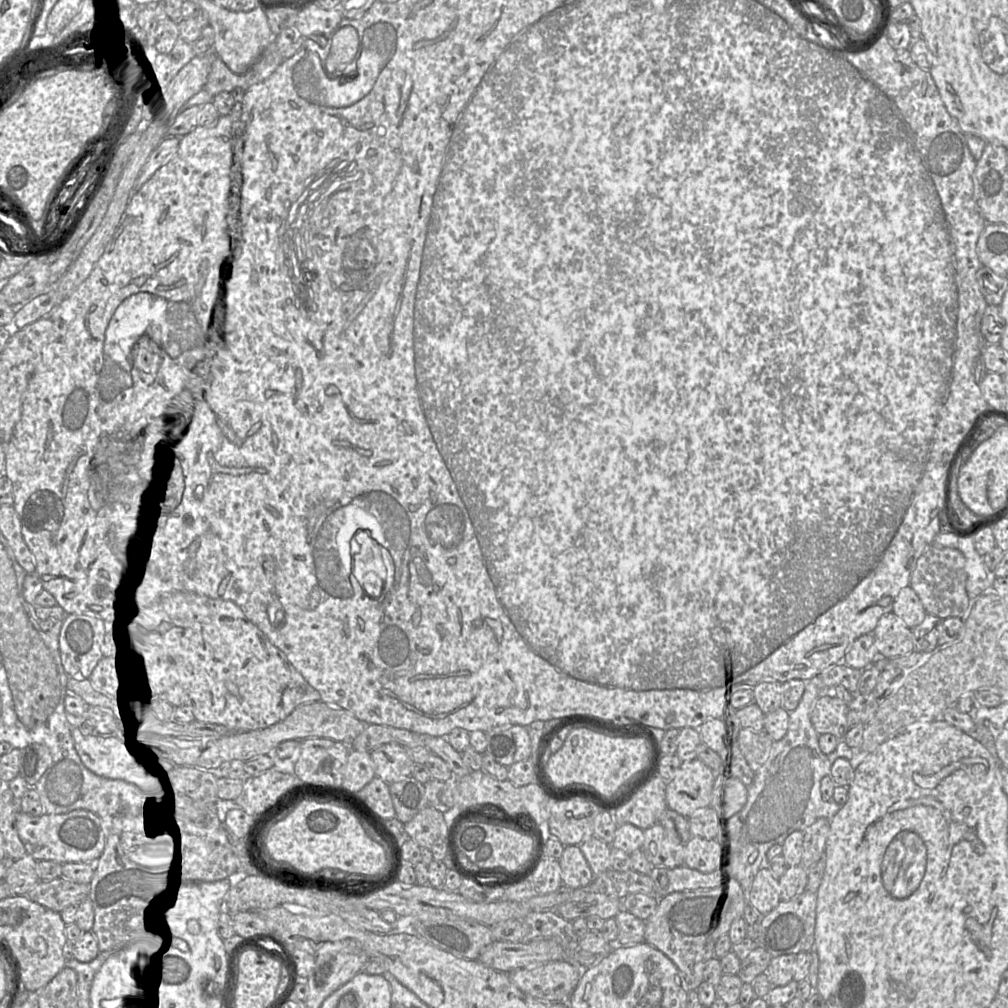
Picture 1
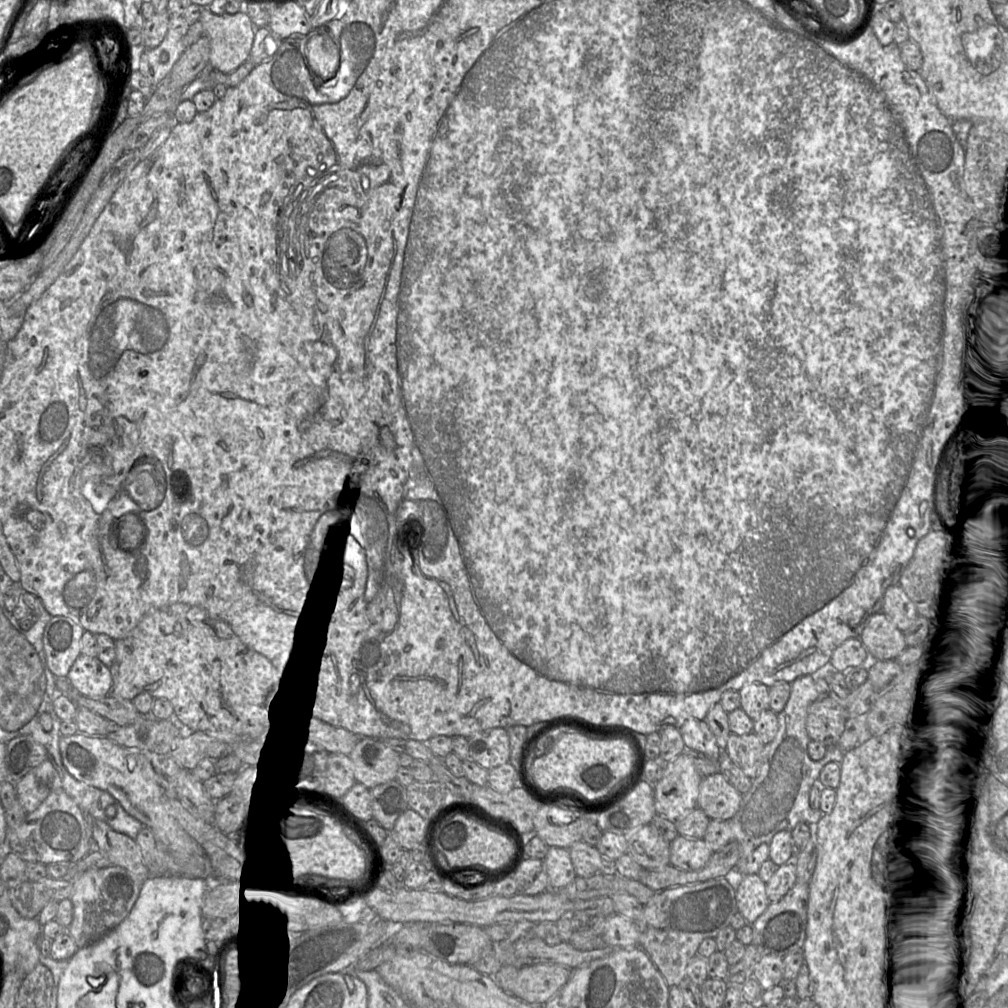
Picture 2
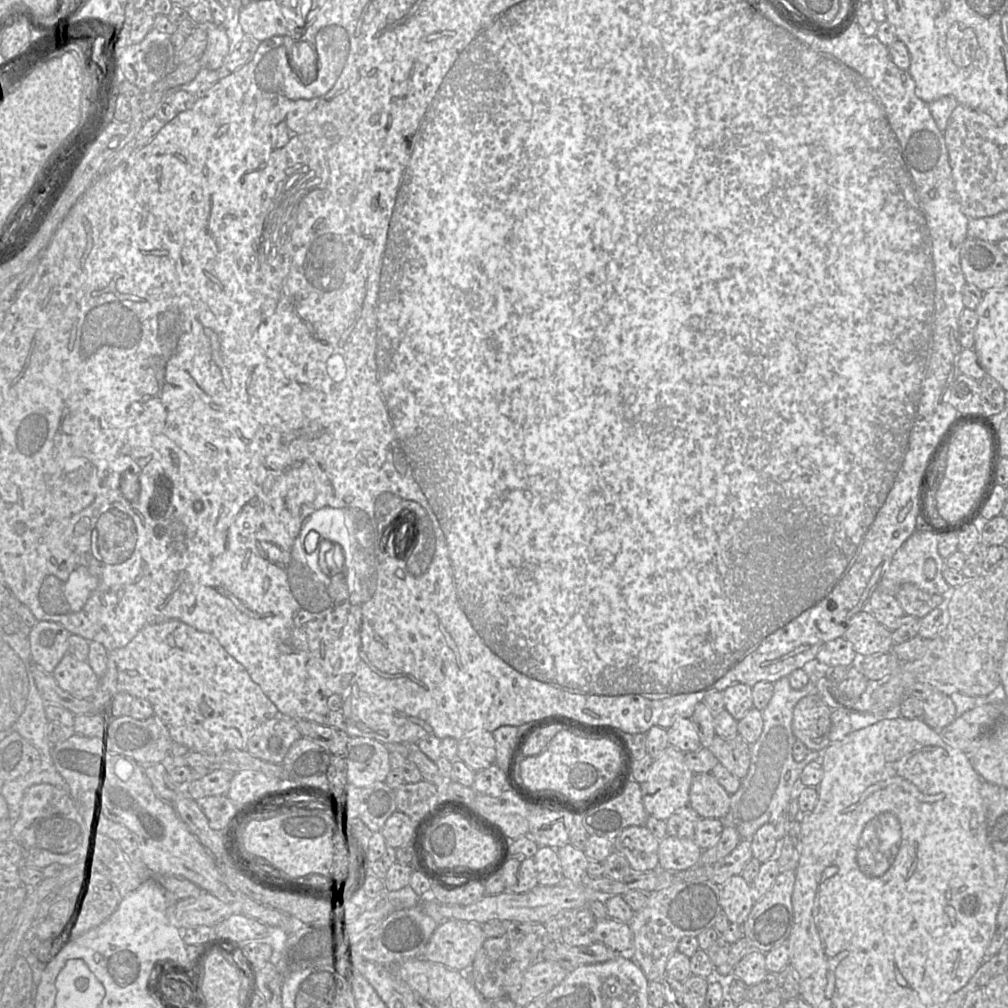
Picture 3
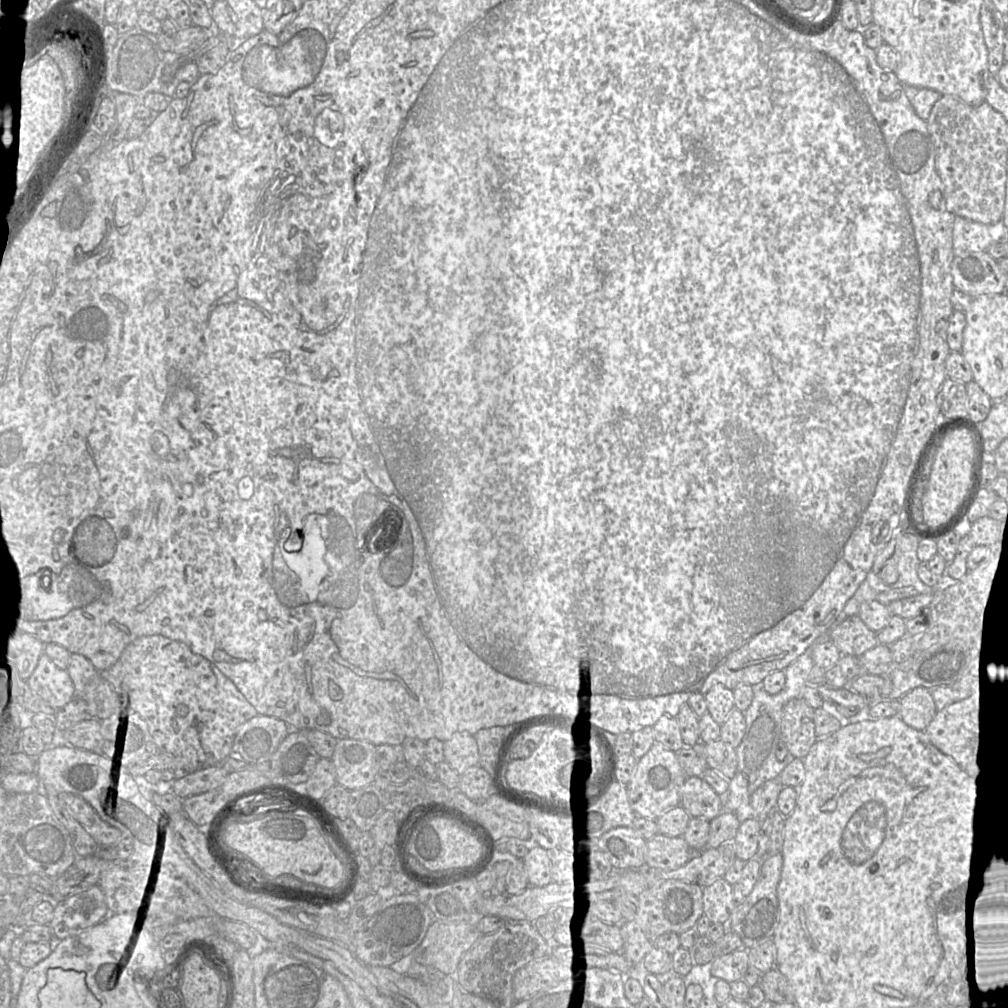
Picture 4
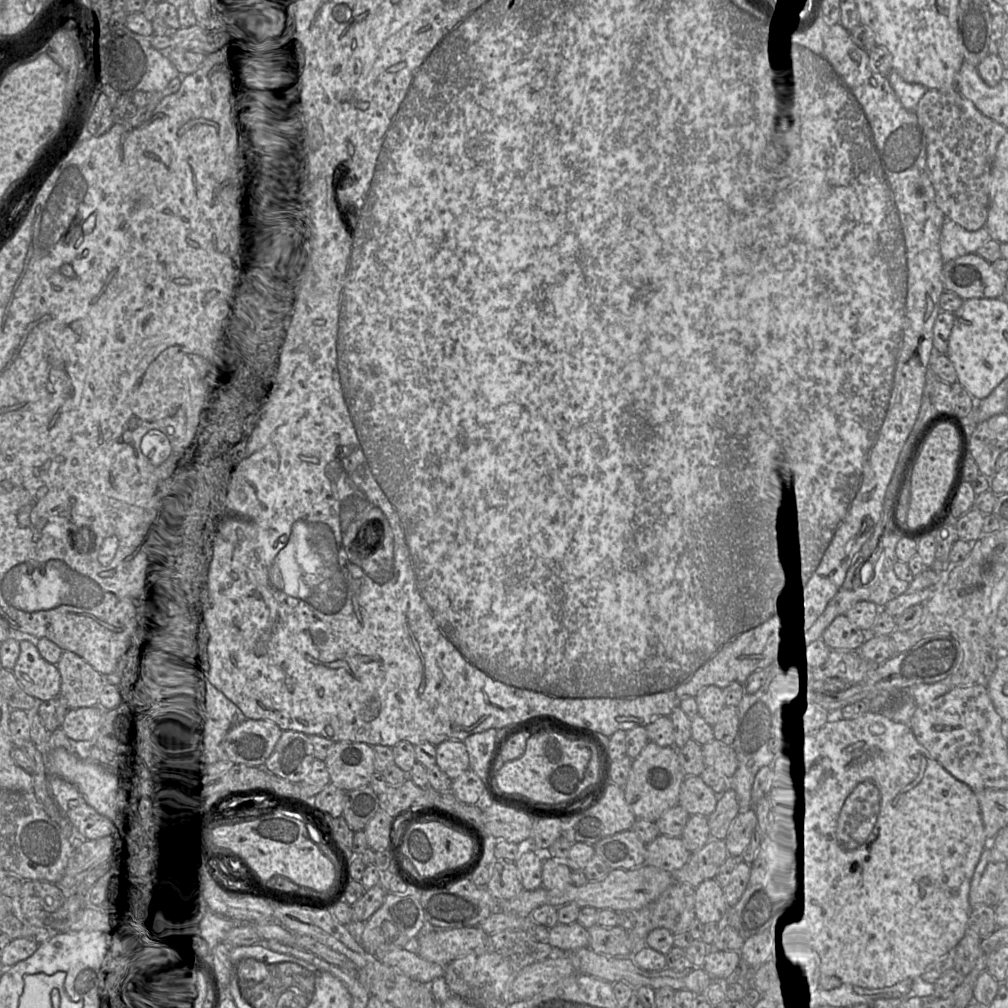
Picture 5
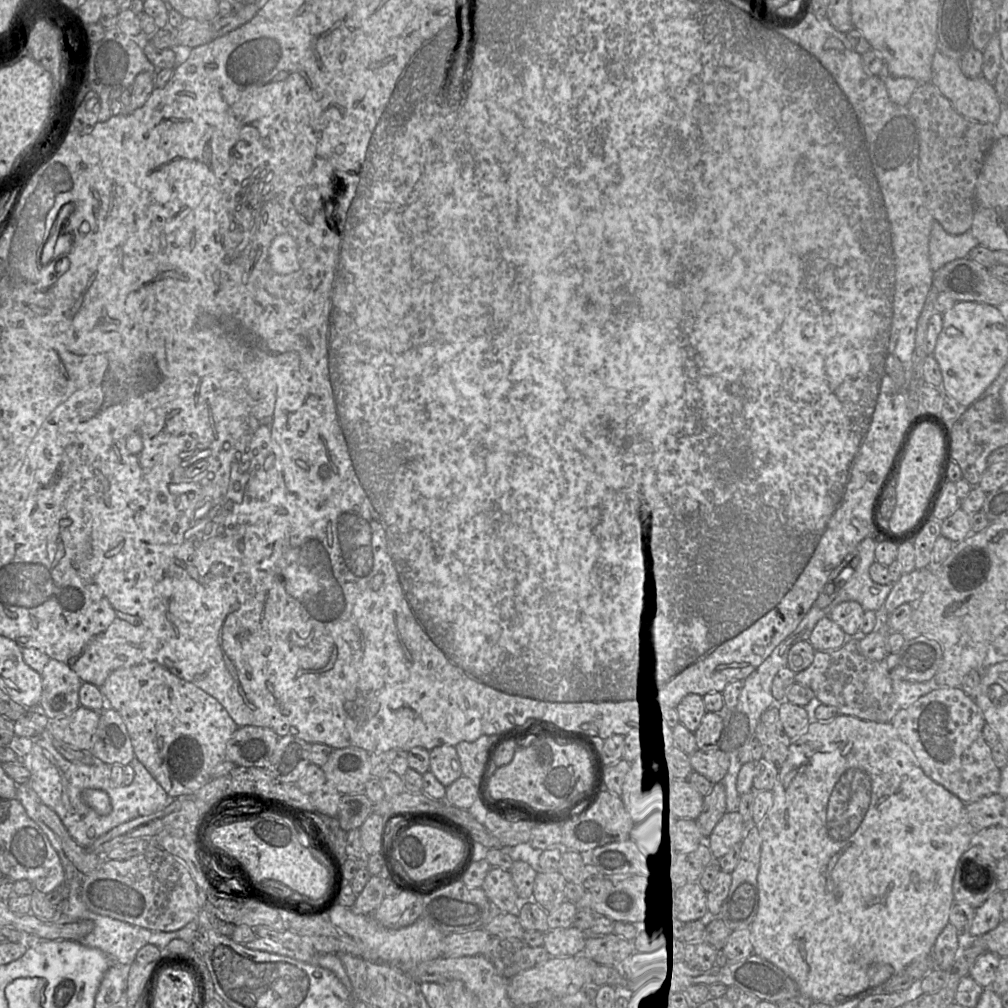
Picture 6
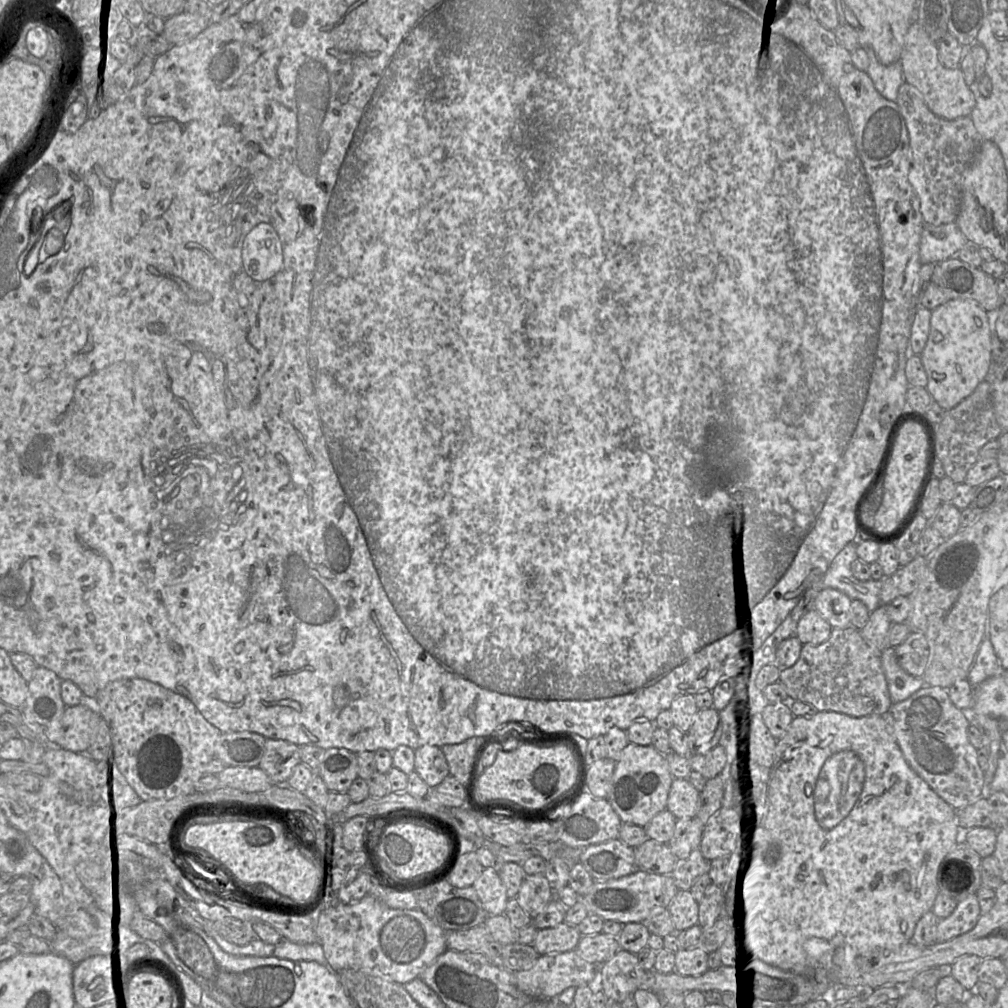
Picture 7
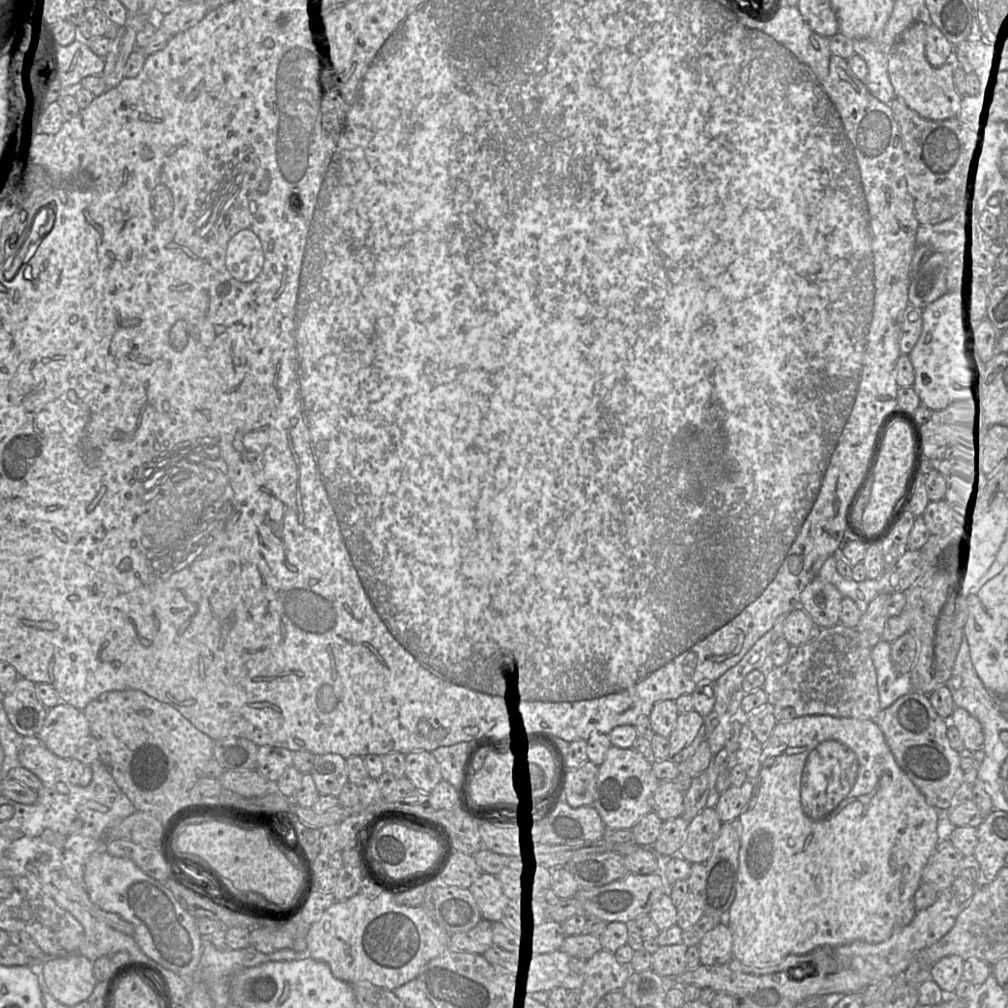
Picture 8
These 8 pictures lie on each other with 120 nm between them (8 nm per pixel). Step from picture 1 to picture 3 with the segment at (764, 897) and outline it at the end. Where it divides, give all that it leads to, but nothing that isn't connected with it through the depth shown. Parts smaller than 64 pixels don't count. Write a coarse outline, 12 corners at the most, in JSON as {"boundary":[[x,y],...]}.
{"boundary":[[741,874],[721,884],[721,904],[730,923],[742,924],[754,903]]}

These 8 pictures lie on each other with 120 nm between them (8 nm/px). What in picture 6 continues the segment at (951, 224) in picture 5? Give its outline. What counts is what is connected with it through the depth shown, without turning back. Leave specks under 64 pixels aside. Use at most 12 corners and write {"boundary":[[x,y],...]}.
{"boundary":[[935,221],[929,241],[935,272],[978,244],[969,231],[951,234]]}

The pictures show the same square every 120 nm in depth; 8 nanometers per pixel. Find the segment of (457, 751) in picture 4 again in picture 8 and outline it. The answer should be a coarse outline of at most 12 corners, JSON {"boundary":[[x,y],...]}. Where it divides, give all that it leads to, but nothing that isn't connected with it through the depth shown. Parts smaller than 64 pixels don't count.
{"boundary":[[427,751],[405,755],[405,777],[423,793],[442,781]]}

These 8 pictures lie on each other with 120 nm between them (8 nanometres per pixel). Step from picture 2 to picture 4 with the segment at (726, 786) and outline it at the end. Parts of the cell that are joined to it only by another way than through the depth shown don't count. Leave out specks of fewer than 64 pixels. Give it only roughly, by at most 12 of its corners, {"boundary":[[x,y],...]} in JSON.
{"boundary":[[687,777],[680,806],[692,818],[712,820],[722,797],[702,777]]}

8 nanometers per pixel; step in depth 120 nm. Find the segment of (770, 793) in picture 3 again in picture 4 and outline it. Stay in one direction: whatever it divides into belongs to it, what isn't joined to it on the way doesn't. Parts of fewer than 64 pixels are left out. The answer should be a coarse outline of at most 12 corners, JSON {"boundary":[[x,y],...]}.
{"boundary":[[810,645],[783,670],[784,688],[752,685],[725,809],[753,818],[752,797],[790,763],[783,707],[815,666]]}

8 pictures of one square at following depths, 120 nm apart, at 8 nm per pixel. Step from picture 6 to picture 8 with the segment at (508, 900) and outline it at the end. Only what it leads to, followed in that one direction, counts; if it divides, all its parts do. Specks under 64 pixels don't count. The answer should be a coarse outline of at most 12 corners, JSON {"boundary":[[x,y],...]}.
{"boundary":[[482,872],[469,890],[482,920],[501,921],[506,895]]}

